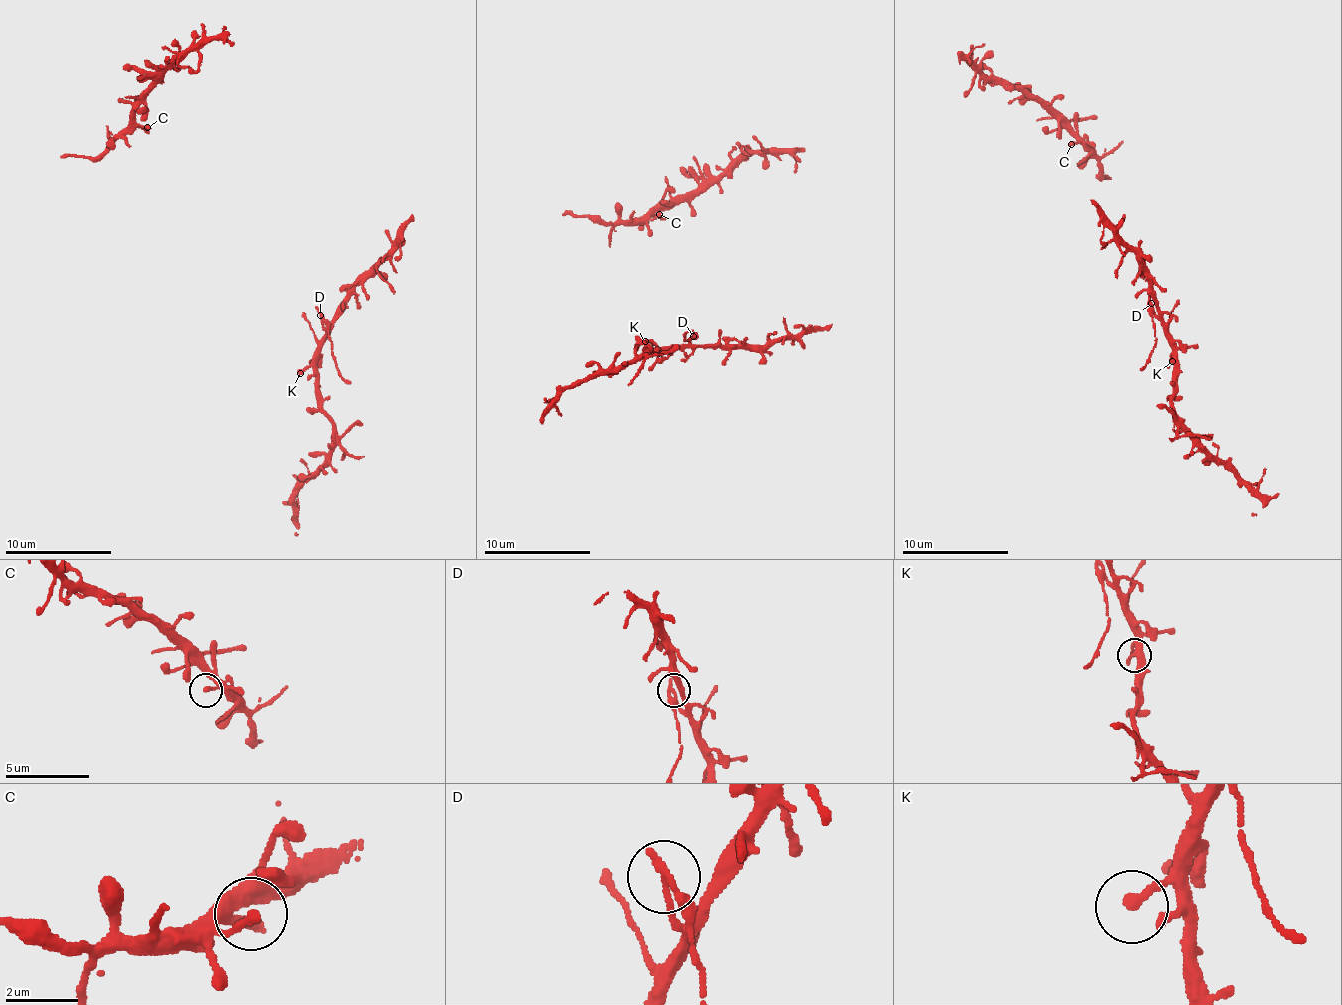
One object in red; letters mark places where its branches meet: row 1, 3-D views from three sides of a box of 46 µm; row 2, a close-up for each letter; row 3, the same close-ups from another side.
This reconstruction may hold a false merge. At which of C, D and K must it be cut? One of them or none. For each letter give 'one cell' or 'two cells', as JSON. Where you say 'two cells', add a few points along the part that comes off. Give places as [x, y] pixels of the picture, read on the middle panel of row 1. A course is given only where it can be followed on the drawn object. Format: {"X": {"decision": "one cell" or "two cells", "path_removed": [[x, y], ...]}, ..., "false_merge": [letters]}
{"C": {"decision": "one cell"}, "D": {"decision": "two cells"}, "K": {"decision": "one cell"}, "false_merge": ["D"]}

